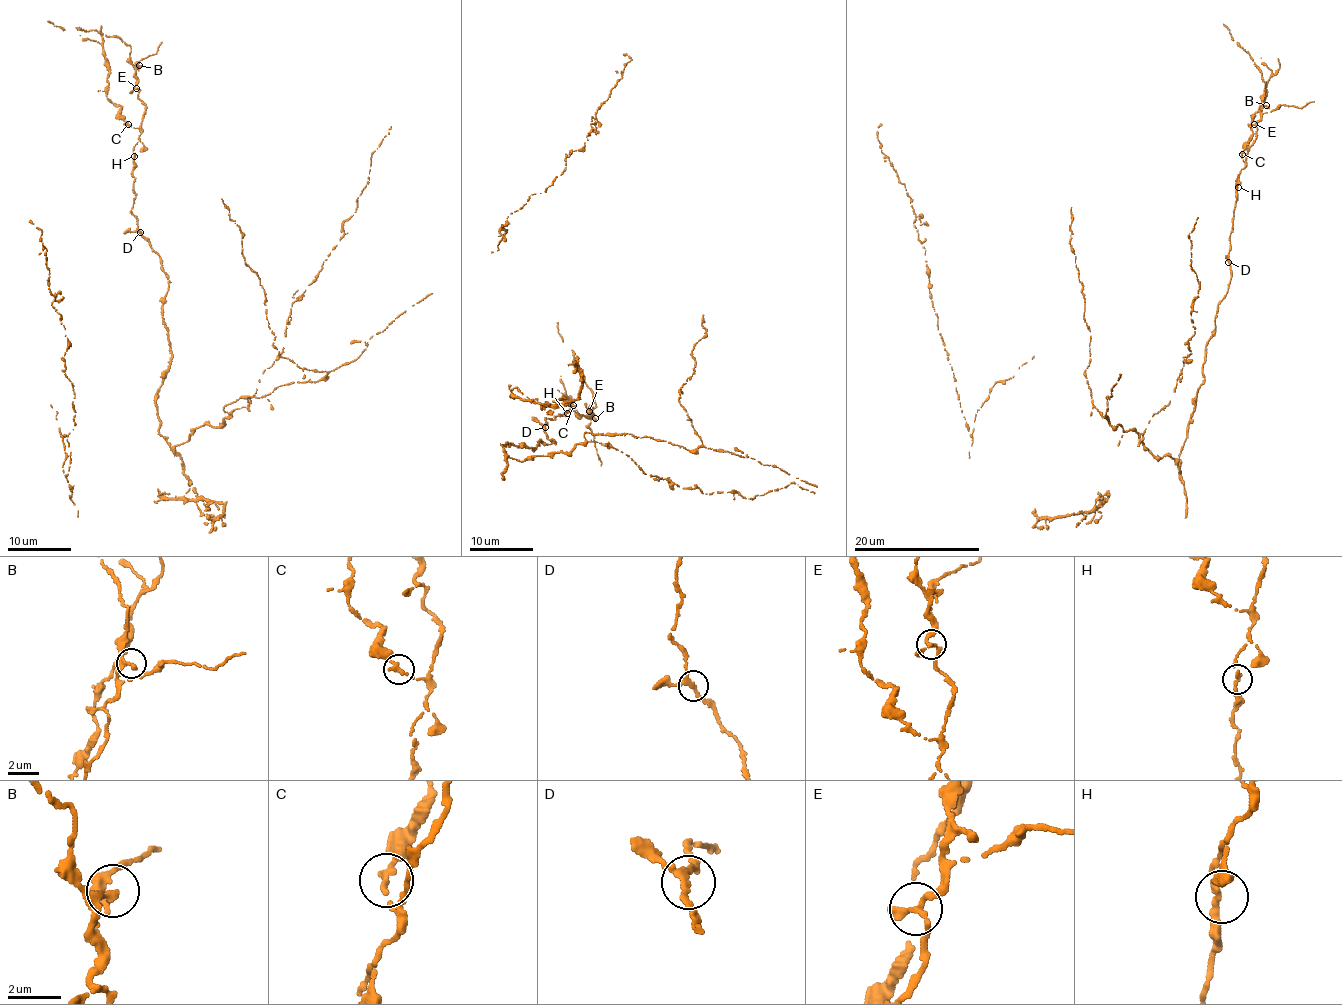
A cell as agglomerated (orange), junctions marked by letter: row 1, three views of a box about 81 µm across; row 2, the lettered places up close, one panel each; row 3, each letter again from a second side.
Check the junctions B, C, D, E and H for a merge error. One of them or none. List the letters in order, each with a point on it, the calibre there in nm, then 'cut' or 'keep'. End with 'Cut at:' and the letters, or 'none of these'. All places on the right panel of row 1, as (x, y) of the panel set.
B: place (1266, 105); calibre 240 nm; keep
C: place (1242, 154); calibre 240 nm; cut
D: place (1228, 262); calibre 240 nm; keep
E: place (1254, 124); calibre 240 nm; keep
H: place (1238, 187); calibre 240 nm; keep
Cut at: C

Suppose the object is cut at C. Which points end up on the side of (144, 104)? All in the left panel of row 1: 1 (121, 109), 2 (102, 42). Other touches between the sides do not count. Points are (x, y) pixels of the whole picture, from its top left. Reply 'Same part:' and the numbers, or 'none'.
Same part: none

